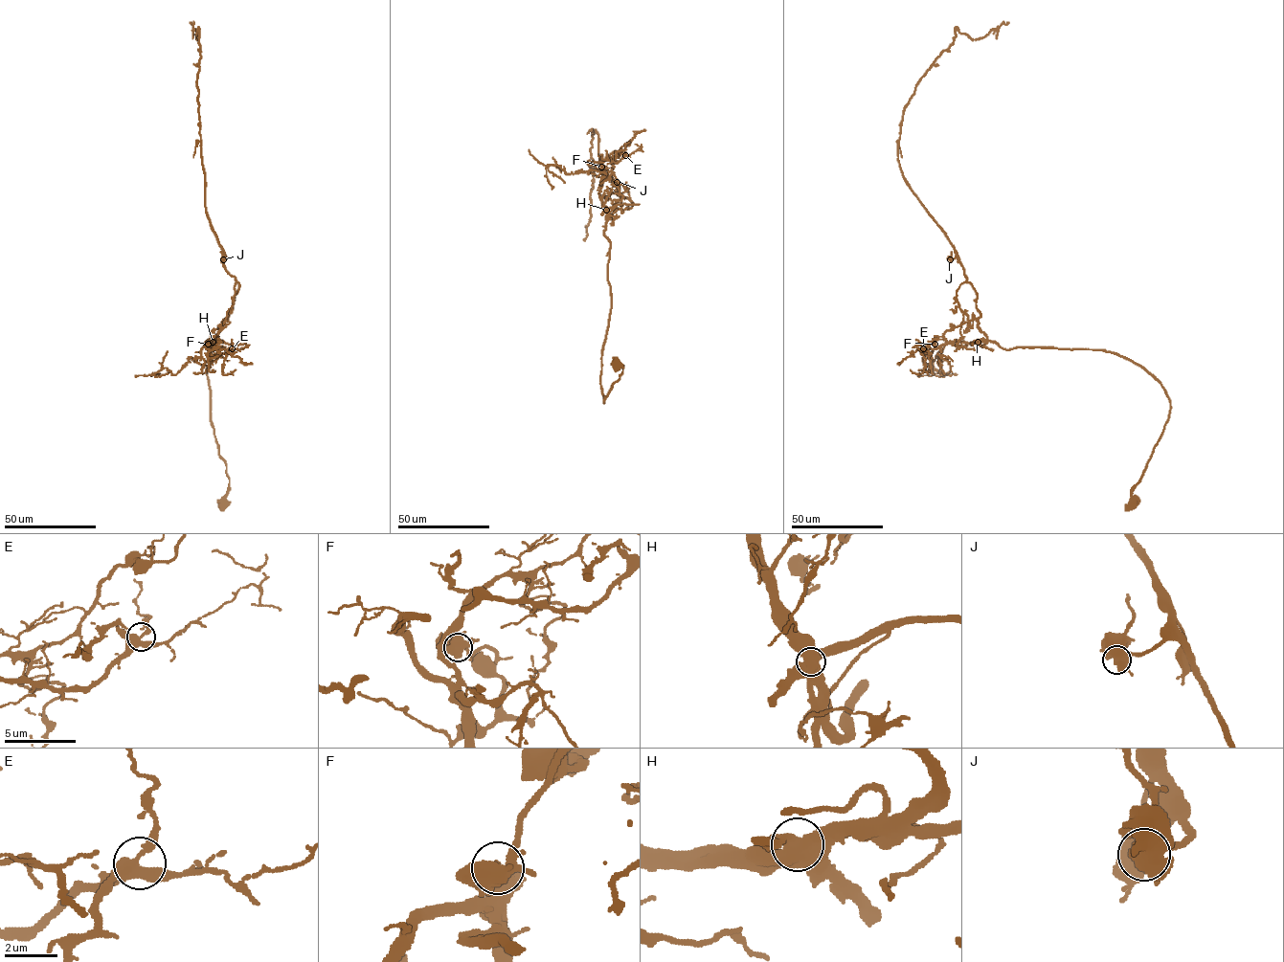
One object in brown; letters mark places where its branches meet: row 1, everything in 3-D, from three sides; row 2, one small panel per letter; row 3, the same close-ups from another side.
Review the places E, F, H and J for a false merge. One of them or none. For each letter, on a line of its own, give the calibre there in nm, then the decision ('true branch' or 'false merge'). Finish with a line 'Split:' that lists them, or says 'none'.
E: calibre 440 nm; true branch
F: calibre 550 nm; true branch
H: calibre 650 nm; false merge
J: calibre 600 nm; true branch
Split: H

